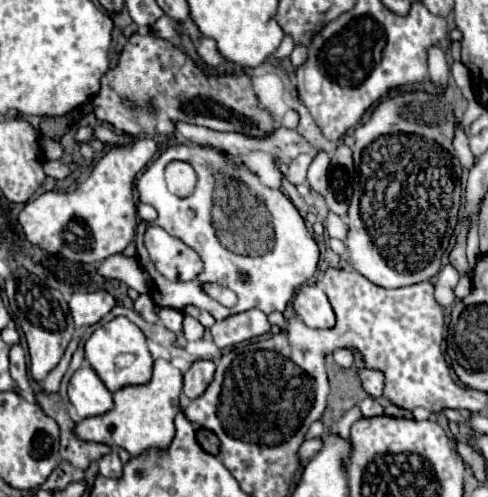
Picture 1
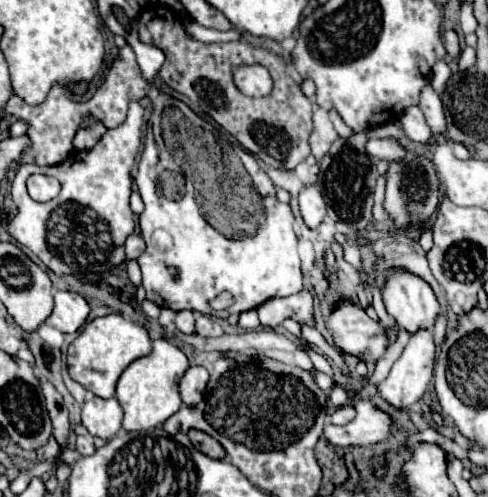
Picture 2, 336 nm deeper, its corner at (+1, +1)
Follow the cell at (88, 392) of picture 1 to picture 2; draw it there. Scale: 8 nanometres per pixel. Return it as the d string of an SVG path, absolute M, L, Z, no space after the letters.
M89 395L83 403L81 421L91 435L111 439L121 429L123 409L115 397L101 399L97 395Z

